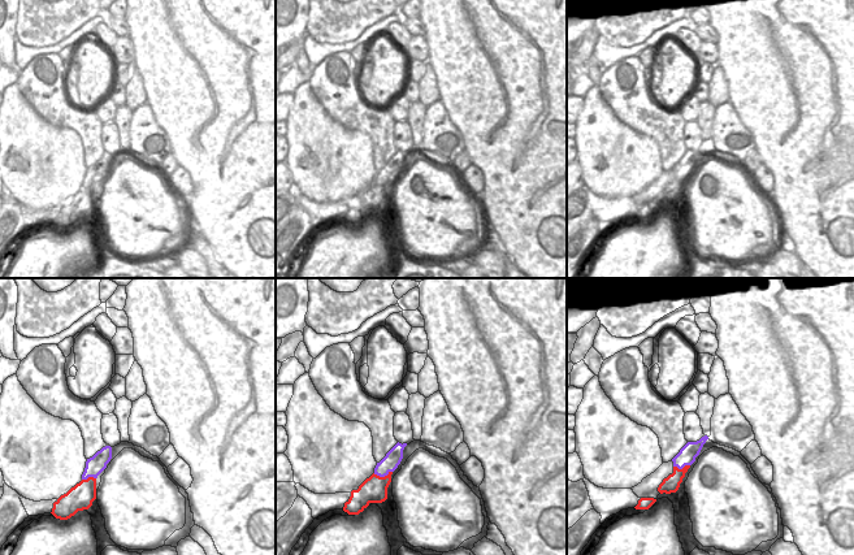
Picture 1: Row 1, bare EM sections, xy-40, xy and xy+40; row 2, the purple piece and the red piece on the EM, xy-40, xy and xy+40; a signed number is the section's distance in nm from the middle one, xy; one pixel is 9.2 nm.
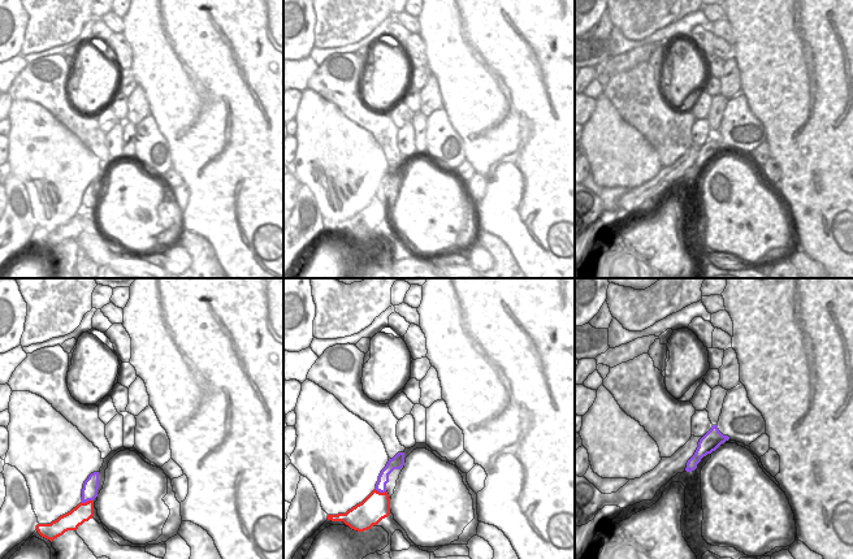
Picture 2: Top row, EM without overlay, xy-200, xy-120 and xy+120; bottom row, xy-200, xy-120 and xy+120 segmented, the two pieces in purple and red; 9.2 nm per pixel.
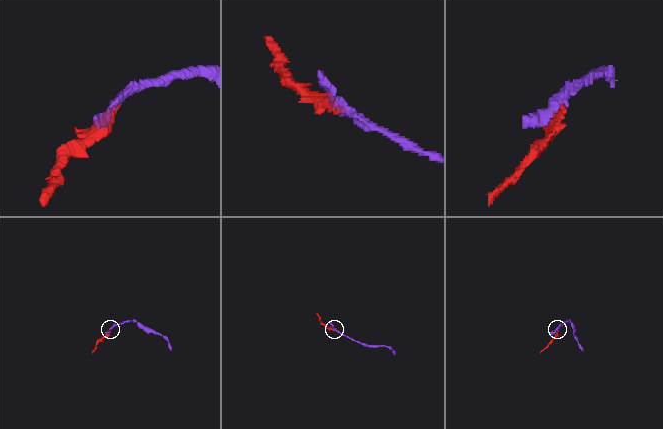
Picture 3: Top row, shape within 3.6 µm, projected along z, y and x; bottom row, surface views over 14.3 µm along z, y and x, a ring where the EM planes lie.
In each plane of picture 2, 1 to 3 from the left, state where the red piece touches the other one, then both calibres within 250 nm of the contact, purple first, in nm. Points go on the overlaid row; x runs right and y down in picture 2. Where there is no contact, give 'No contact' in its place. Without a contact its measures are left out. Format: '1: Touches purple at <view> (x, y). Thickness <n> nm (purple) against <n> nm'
1: Touches purple at xy-200 (86, 501). Thickness 140 nm (purple) against 170 nm
2: Touches purple at xy-120 (380, 492). Thickness 100 nm (purple) against 260 nm
3: No contact

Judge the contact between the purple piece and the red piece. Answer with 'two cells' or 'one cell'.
two cells

